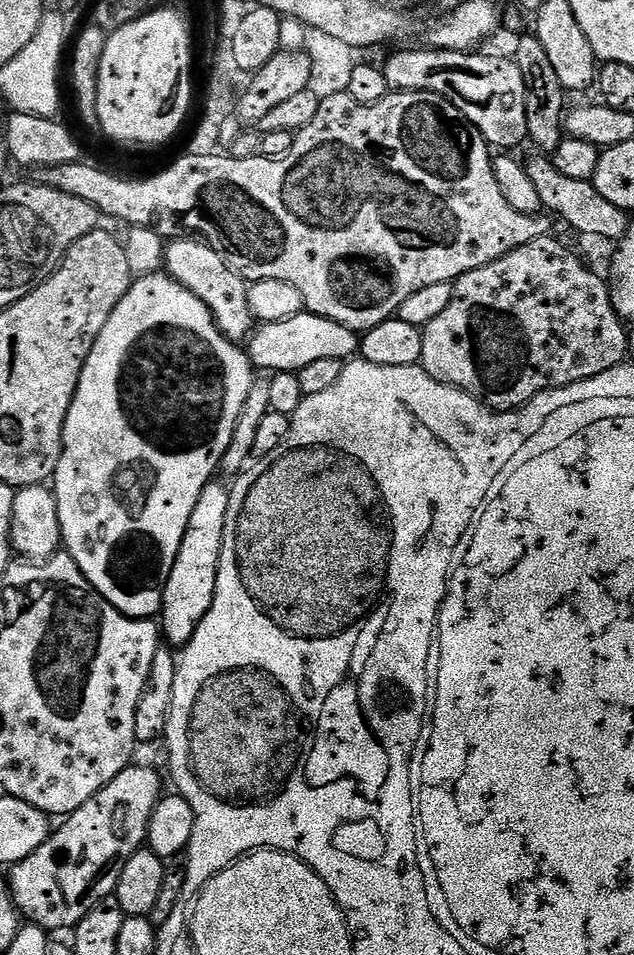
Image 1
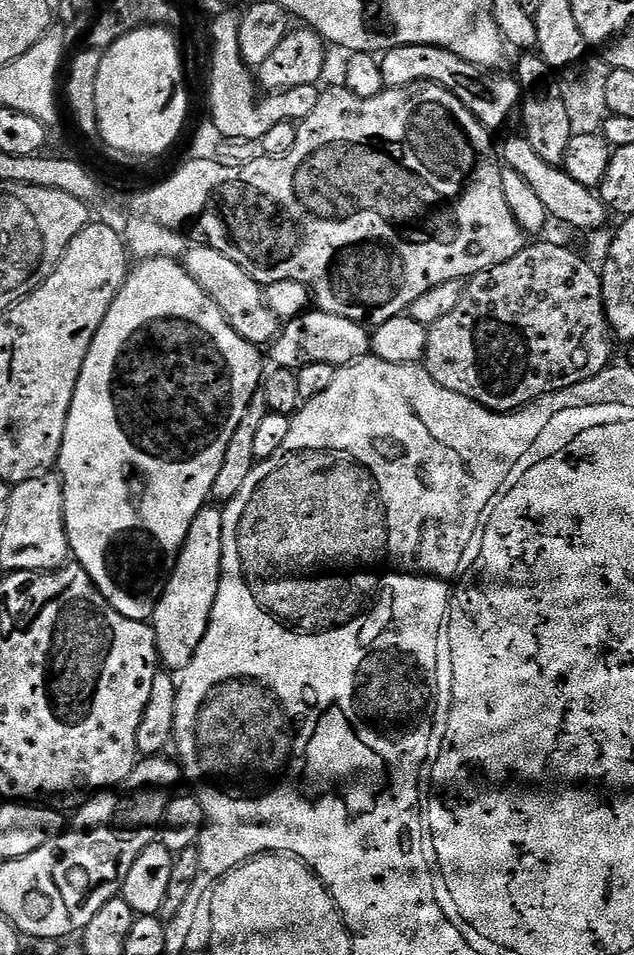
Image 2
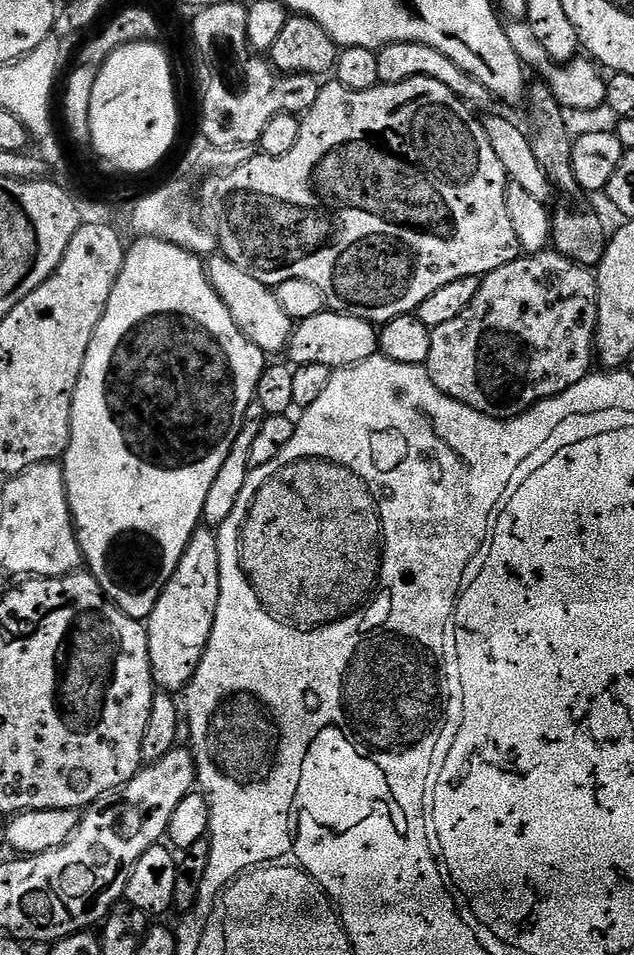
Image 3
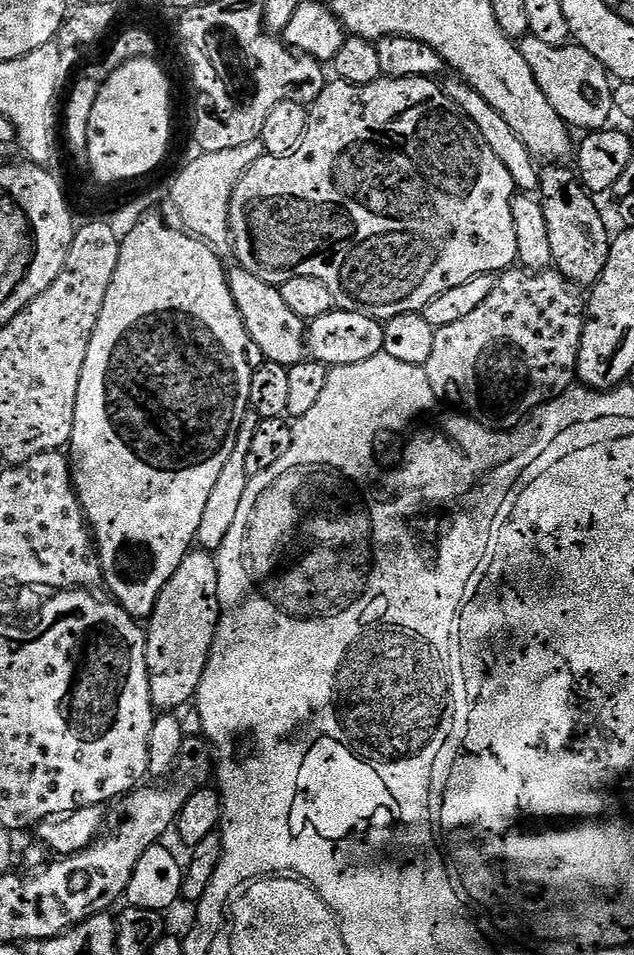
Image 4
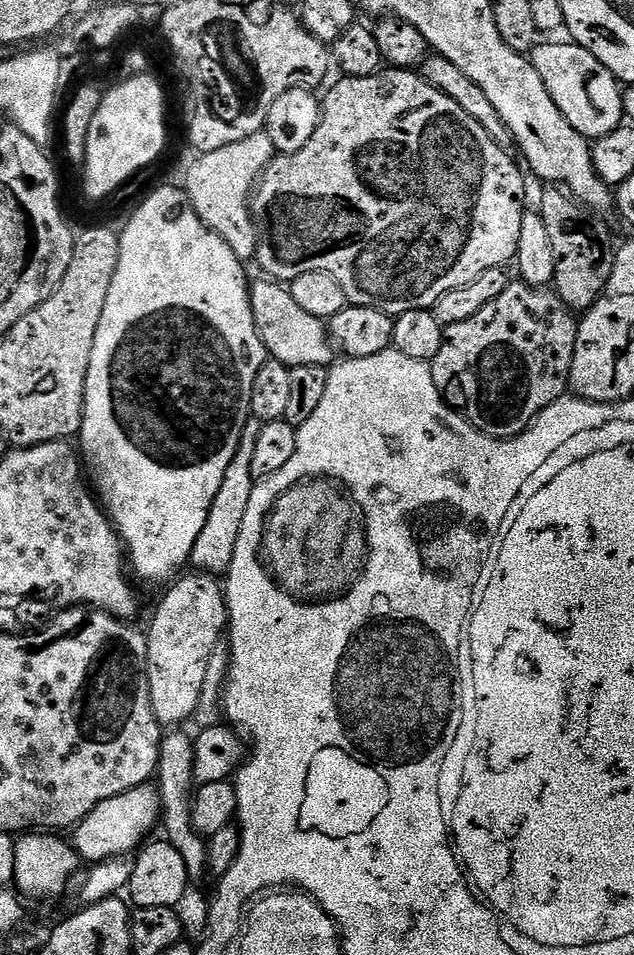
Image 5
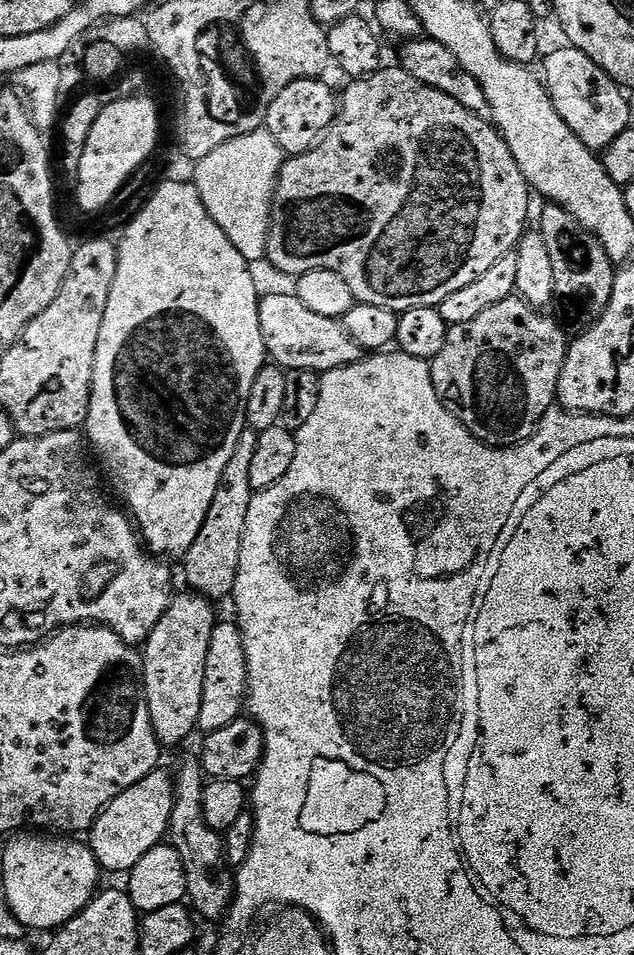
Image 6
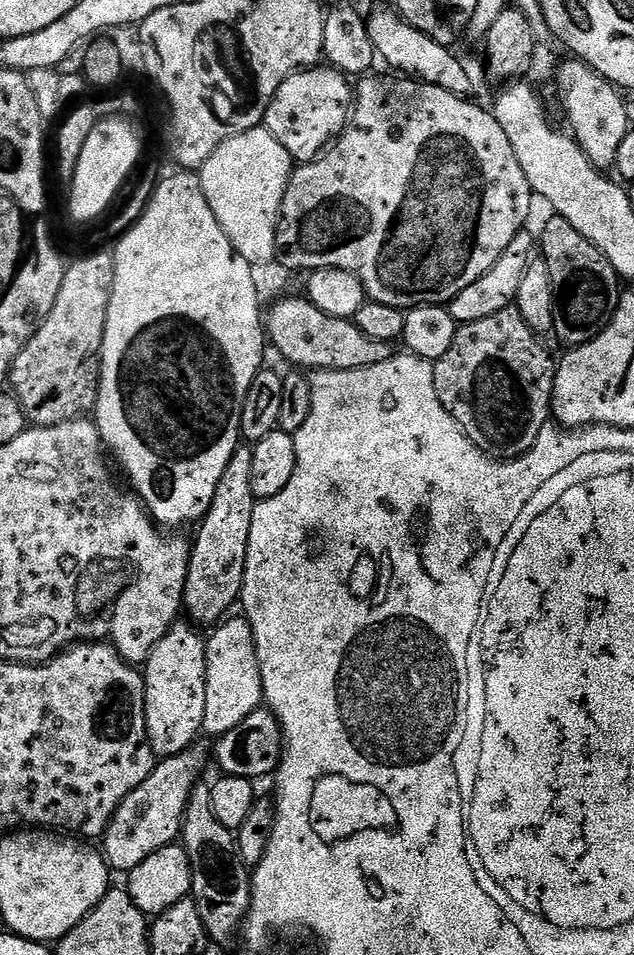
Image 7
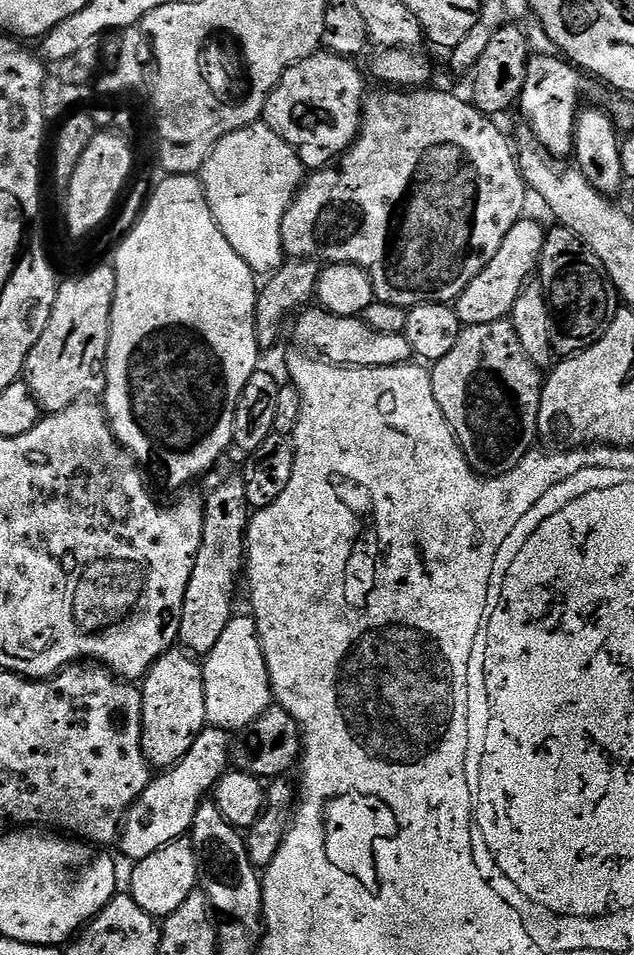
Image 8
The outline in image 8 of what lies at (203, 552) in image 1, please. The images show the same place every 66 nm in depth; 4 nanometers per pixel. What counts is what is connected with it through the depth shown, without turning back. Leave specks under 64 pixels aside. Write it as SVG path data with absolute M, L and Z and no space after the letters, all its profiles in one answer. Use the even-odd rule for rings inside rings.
M187 651L164 652L142 681L142 750L149 765L156 770L173 768L207 724L201 665Z

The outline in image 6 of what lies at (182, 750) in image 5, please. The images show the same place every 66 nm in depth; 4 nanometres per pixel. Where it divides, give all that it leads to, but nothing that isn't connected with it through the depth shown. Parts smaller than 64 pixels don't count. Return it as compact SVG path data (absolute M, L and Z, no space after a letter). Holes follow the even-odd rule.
M195 755L186 757L181 762L180 769L175 769L174 783L176 797L174 810L170 814L167 839L172 848L178 850L178 858L182 858L182 866L186 870L187 903L194 909L197 917L205 916L208 920L223 921L232 907L232 897L236 894L236 877L226 859L225 837L215 832L204 817L202 794L206 777Z

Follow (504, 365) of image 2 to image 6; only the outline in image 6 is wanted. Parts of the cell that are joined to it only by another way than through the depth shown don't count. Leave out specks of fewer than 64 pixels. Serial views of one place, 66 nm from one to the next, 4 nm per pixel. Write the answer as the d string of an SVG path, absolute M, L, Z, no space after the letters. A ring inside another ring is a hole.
M514 294L490 306L490 310L478 314L478 318L470 322L451 325L442 354L430 361L434 390L446 410L458 417L474 438L492 448L512 448L515 444L531 440L544 415L557 403L558 378L562 378L570 336L564 333L565 325L548 314L539 308L531 308Z

